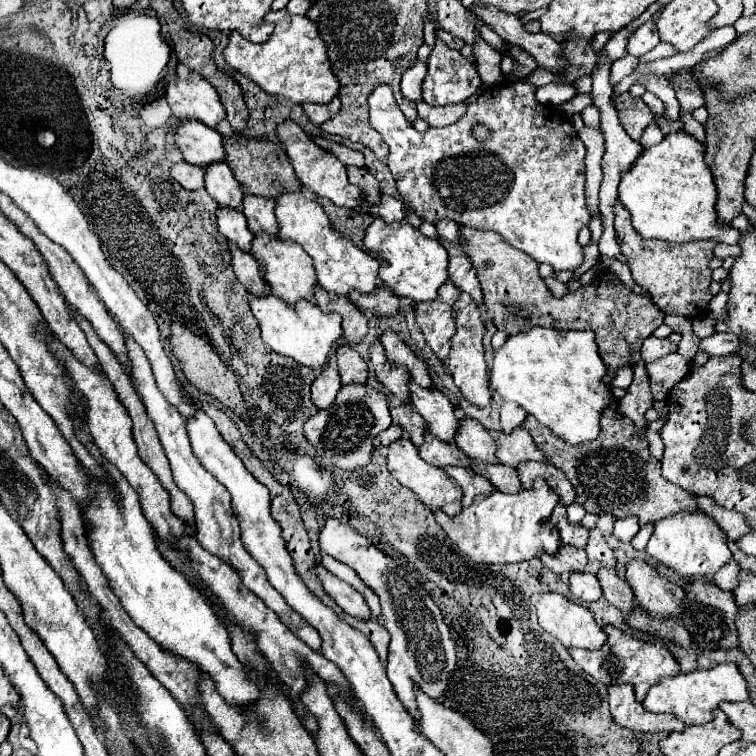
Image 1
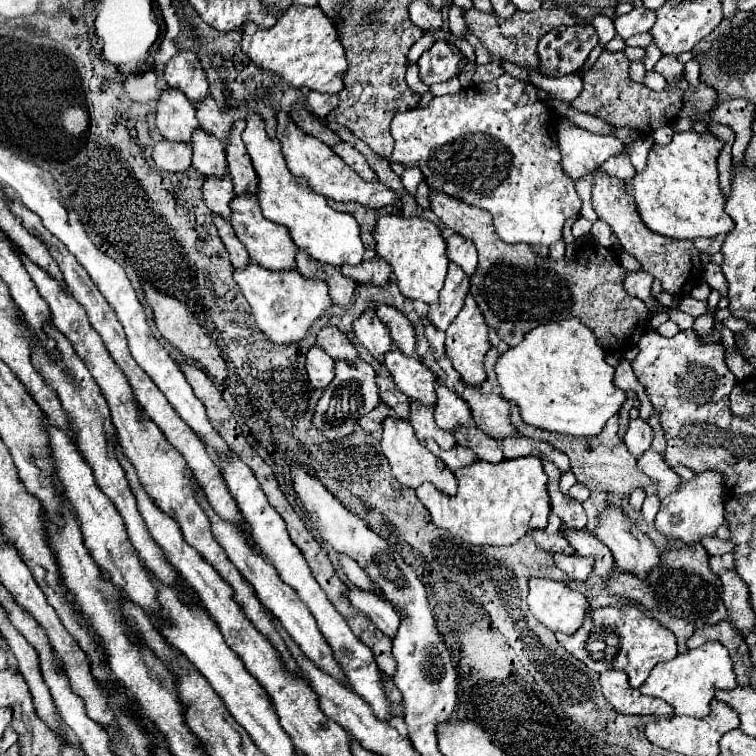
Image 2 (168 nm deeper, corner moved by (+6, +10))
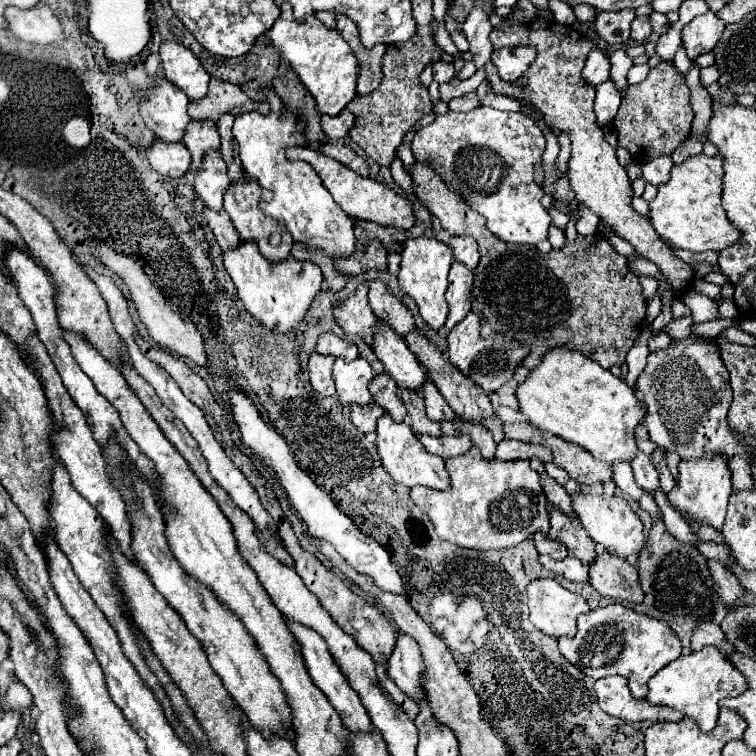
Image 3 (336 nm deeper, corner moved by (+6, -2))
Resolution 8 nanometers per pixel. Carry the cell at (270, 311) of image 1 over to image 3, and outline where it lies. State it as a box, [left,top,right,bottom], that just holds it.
[224,240,322,332]

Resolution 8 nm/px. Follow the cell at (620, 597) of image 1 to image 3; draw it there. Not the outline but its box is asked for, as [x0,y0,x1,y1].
[548,506,596,564]

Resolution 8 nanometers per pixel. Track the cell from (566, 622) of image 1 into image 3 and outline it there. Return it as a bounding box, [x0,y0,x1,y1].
[528,578,588,636]

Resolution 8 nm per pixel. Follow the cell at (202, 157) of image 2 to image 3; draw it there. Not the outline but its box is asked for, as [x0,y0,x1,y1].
[182,120,220,170]

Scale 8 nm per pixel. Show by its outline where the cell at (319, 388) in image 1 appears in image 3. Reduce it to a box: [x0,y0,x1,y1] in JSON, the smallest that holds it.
[308,352,336,396]

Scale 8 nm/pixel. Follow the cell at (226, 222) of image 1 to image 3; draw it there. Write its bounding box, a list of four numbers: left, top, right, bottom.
[194,150,230,212]

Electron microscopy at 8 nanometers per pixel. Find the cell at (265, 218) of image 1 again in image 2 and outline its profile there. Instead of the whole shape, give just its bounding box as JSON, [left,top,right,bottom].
[226,120,258,194]

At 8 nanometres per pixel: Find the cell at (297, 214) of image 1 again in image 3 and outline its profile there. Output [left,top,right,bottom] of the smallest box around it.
[232,106,356,256]

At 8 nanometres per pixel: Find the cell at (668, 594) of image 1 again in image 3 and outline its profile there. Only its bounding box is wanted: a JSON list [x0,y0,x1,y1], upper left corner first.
[572,492,646,558]

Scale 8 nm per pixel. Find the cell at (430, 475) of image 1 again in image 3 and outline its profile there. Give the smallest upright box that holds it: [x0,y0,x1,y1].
[376,414,450,490]

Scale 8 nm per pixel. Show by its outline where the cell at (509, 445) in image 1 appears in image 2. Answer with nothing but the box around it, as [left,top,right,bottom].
[458,382,516,442]

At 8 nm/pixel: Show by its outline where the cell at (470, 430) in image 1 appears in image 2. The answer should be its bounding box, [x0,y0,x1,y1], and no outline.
[434,386,472,432]

